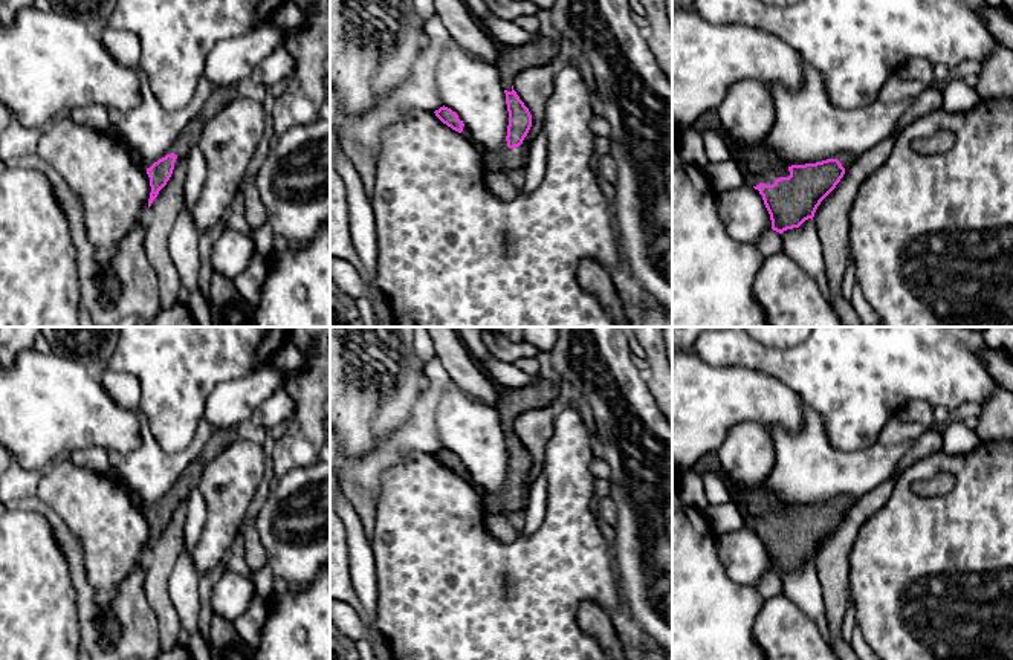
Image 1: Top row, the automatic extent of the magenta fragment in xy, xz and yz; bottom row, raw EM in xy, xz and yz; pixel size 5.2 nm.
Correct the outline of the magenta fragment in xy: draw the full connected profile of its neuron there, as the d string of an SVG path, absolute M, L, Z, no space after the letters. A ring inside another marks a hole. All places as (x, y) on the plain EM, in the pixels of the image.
M199 458L193 460L174 486L160 498L160 501L147 510L151 529L148 550L157 539L159 533L170 522L173 512L186 503L189 493L199 487L203 468L205 464Z

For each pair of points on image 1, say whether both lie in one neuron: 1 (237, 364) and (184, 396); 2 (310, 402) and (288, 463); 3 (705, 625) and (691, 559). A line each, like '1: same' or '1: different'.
1: same
2: same
3: same

